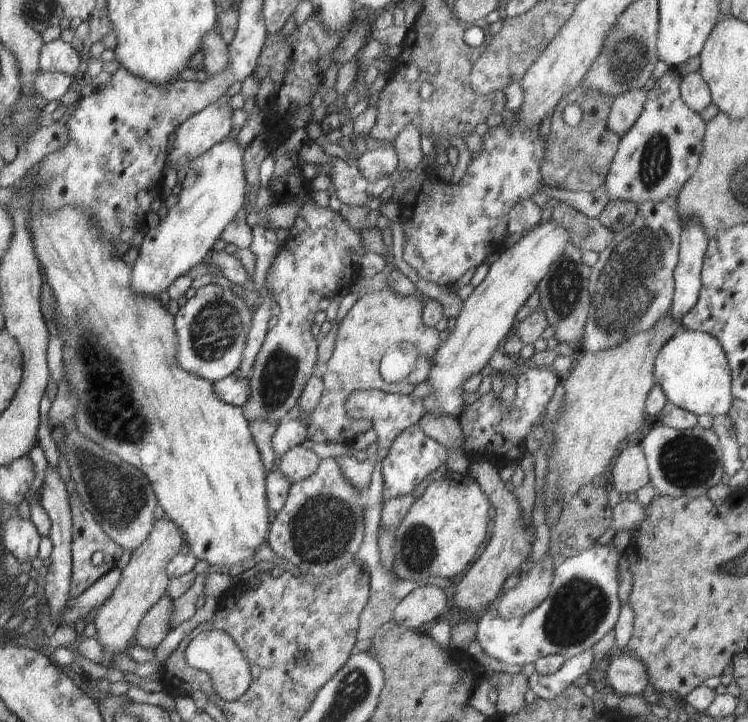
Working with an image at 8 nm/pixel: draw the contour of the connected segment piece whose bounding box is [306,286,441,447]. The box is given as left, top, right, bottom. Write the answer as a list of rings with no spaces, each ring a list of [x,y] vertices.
[[[392,288],[365,294],[359,298],[339,324],[332,355],[327,361],[327,370],[321,376],[324,390],[318,406],[306,421],[307,438],[314,442],[342,442],[349,447],[354,444],[358,434],[373,428],[369,419],[354,419],[346,414],[344,404],[356,390],[378,390],[386,394],[410,396],[420,382],[387,383],[380,374],[382,356],[400,342],[410,342],[417,350],[414,369],[416,378],[426,378],[434,364],[434,354],[440,346],[439,331],[428,328],[422,322],[423,303],[419,295],[398,296]]]

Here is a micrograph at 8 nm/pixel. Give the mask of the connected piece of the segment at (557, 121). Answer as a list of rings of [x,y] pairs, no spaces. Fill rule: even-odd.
[[[582,83],[568,96],[564,96],[562,102],[556,106],[556,110],[551,115],[550,135],[545,140],[546,150],[540,164],[540,176],[547,186],[572,192],[592,192],[604,186],[621,139],[616,132],[608,130],[607,118],[612,103],[613,99],[610,96],[600,94]],[[569,104],[577,104],[582,108],[584,118],[578,126],[566,126],[562,122],[560,114],[563,107]]]

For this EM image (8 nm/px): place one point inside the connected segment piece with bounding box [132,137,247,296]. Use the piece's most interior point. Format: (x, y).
(213, 190)

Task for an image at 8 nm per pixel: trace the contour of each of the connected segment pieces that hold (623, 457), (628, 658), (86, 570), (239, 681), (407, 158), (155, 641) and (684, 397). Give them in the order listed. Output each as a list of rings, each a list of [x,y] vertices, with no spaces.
[[[630,444],[622,451],[612,468],[612,487],[616,492],[637,492],[650,482],[646,455],[640,444]]]
[[[627,650],[621,656],[613,656],[603,667],[613,692],[624,696],[642,696],[648,686],[649,678],[645,665]]]
[[[76,490],[69,495],[69,505],[72,519],[72,578],[70,578],[70,598],[80,596],[88,590],[104,574],[117,570],[118,560],[122,556],[123,548],[118,546],[110,536],[104,534],[100,524],[94,520],[91,512],[82,504]]]
[[[208,630],[193,638],[184,650],[184,660],[192,668],[207,672],[211,676],[213,687],[226,701],[238,700],[252,682],[251,670],[244,654],[222,630]]]
[[[407,126],[395,138],[395,151],[398,157],[397,174],[416,170],[423,160],[424,154],[420,148],[422,135],[418,132],[419,127]]]
[[[162,596],[140,621],[135,634],[135,643],[146,649],[154,650],[166,635],[172,630],[170,618],[172,618],[172,598]]]
[[[683,327],[680,332],[676,332],[670,340],[658,352],[652,368],[655,384],[660,384],[664,396],[668,401],[676,406],[692,412],[697,416],[706,415],[716,418],[716,416],[728,416],[730,406],[732,406],[732,379],[728,359],[720,343],[714,336],[700,330],[690,330]]]

